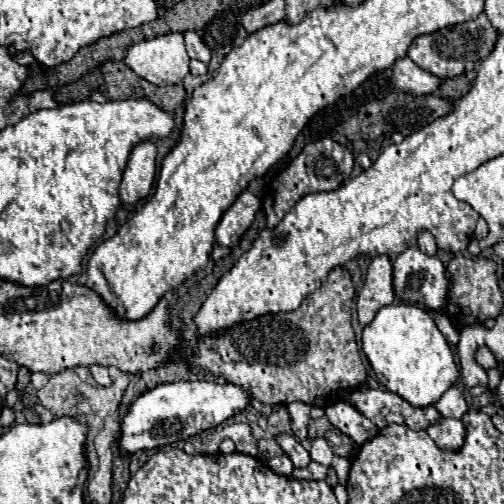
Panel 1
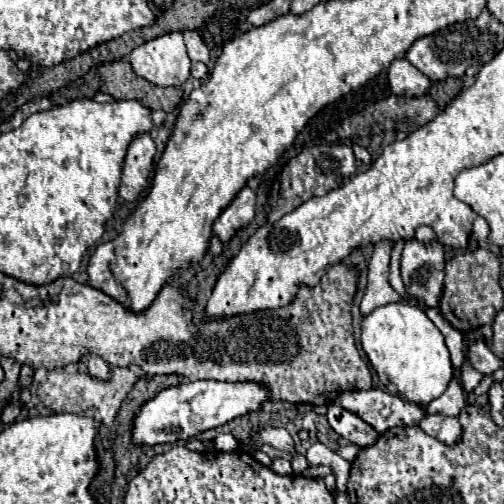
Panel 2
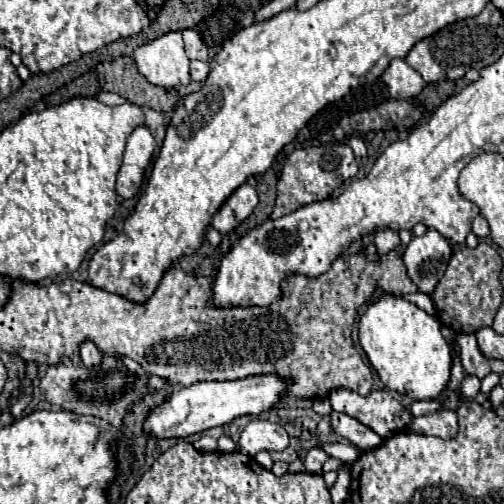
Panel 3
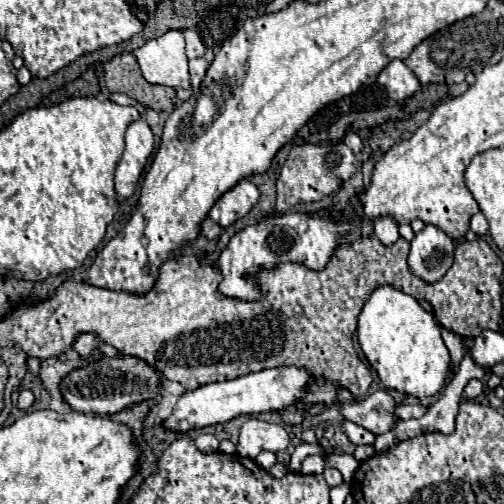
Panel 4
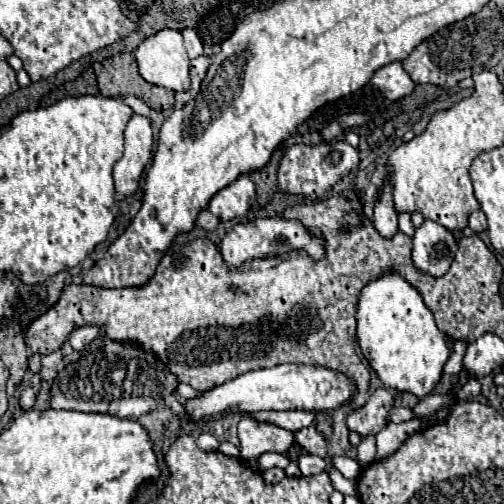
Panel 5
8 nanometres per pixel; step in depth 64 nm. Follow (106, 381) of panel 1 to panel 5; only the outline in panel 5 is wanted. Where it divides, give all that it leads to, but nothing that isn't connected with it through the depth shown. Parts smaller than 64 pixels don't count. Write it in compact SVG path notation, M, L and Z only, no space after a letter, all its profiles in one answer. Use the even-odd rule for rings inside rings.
M78 326L72 330L68 342L74 350L84 350L98 336L98 326Z

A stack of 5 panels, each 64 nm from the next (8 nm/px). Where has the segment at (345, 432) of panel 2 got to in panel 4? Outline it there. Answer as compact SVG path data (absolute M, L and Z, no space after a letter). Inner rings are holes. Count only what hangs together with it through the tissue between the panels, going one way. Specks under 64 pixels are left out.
M344 422L344 432L348 434L350 442L356 444L356 446L358 444L374 444L374 436L368 430L364 430L364 428L360 428L352 422Z

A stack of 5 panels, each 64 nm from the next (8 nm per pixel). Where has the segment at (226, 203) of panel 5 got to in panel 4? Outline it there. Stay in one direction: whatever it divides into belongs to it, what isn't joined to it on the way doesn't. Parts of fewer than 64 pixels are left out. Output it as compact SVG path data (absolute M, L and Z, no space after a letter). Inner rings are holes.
M244 178L214 202L208 216L226 228L234 224L238 218L246 216L256 202L258 202L258 188Z

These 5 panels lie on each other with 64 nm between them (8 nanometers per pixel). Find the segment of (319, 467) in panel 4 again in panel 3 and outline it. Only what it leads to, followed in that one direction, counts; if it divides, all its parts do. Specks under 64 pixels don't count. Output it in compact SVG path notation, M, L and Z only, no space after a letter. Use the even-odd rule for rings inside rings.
M312 448L312 450L306 454L306 458L304 458L304 468L306 468L306 472L310 472L310 474L322 474L322 464L324 464L326 458L328 458L328 456L326 456L320 448Z

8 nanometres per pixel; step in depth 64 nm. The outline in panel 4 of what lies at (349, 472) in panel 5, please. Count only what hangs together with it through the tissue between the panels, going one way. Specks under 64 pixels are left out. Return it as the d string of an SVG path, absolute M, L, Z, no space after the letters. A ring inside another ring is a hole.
M330 454L328 460L326 460L326 464L332 466L332 468L338 468L342 472L342 476L344 476L344 482L348 482L348 484L352 482L354 472L358 468L356 458L350 456L350 454Z

